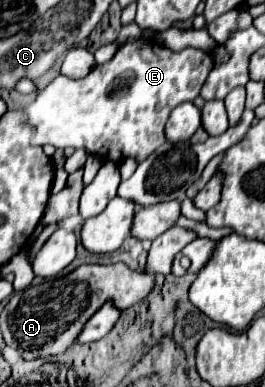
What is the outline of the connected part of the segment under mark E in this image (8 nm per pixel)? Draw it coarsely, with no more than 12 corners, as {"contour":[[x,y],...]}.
{"contour":[[125,43],[21,109],[31,143],[143,161],[211,69]]}

